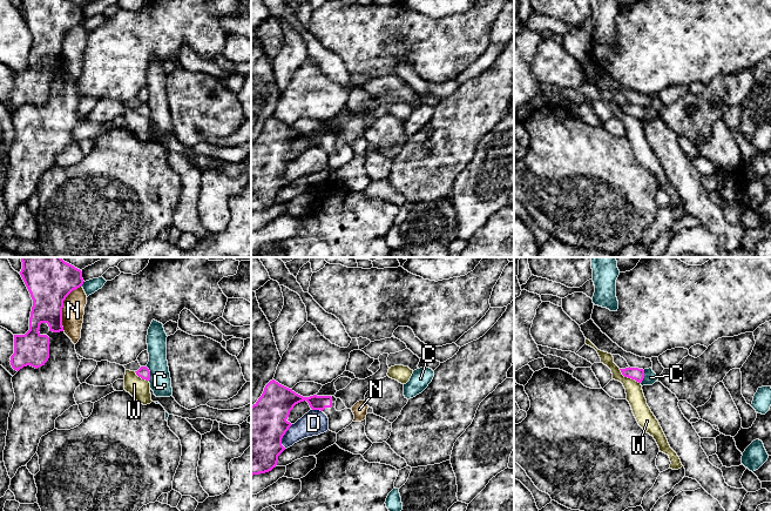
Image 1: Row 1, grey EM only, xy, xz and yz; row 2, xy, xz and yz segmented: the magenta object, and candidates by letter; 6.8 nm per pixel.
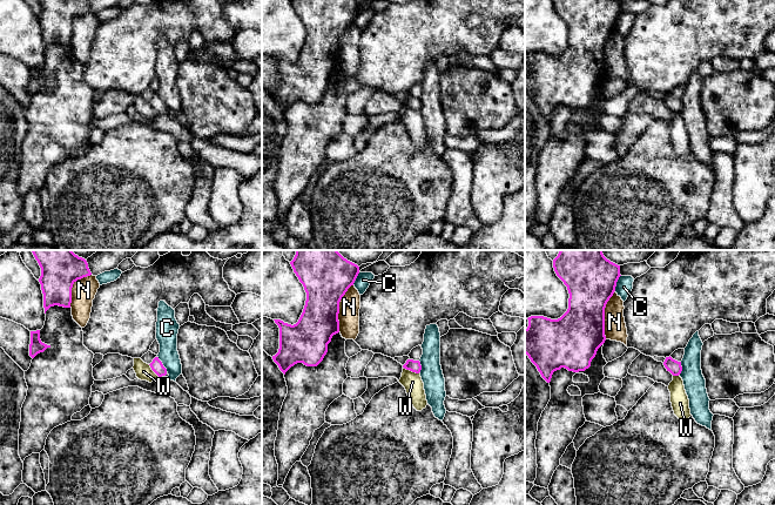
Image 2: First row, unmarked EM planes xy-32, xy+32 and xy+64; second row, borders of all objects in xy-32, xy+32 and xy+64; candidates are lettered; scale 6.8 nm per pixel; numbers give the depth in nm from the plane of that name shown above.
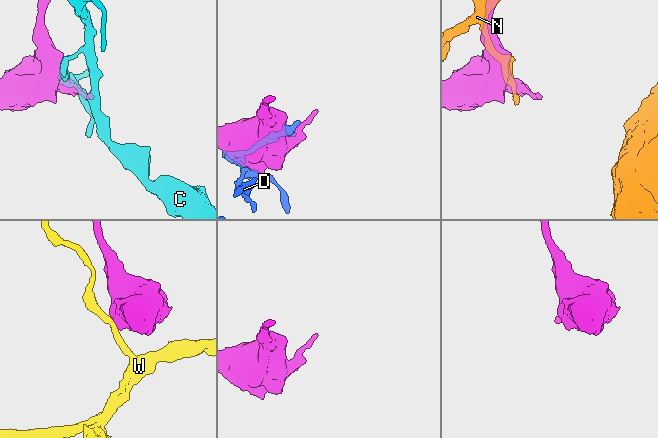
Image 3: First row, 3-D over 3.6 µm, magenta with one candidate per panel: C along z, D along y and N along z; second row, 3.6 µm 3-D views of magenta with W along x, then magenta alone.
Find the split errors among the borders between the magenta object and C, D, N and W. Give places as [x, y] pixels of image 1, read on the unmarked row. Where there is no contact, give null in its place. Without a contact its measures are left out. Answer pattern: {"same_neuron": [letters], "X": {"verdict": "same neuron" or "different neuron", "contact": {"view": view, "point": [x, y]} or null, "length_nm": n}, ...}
{"same_neuron": [], "C": {"verdict": "different neuron", "contact": {"view": "xy", "point": [149, 111]}, "length_nm": 110}, "D": {"verdict": "different neuron", "contact": {"view": "xz", "point": [283, 172]}, "length_nm": 180}, "N": {"verdict": "different neuron", "contact": {"view": "xy", "point": [62, 44]}, "length_nm": 340}, "W": {"verdict": "different neuron", "contact": {"view": "yz", "point": [629, 114]}, "length_nm": 180}}

